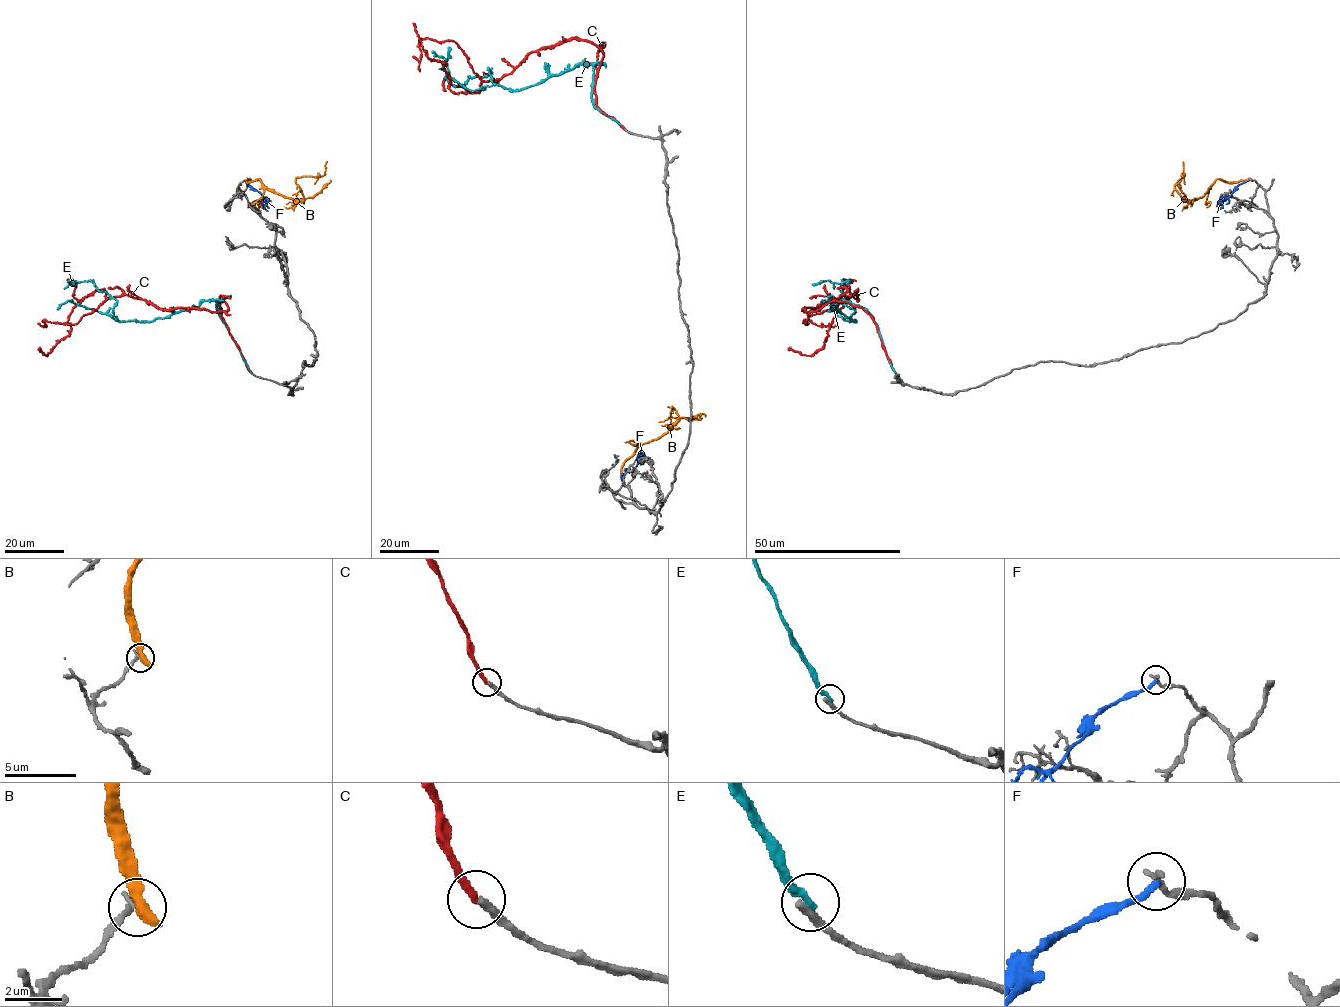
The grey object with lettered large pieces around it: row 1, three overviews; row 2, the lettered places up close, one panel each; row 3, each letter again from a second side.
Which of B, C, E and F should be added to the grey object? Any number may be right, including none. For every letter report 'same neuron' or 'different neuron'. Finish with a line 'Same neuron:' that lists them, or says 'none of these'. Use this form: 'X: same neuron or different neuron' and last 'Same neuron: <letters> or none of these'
B: different neuron
C: same neuron
E: different neuron
F: different neuron
Same neuron: C

